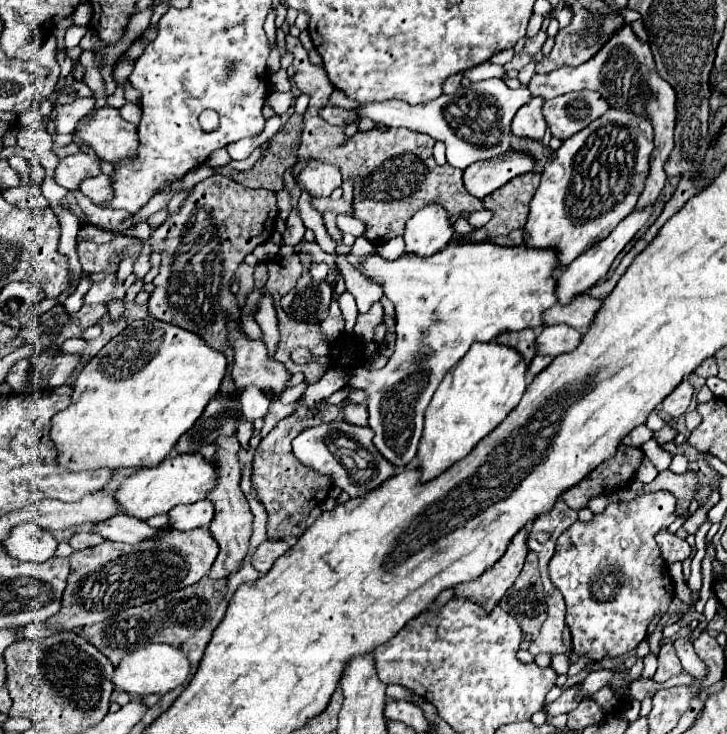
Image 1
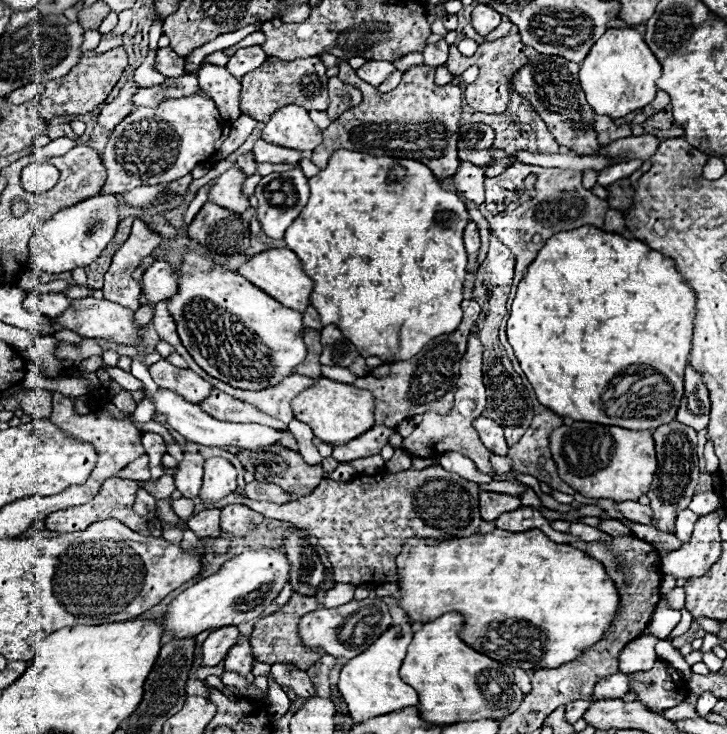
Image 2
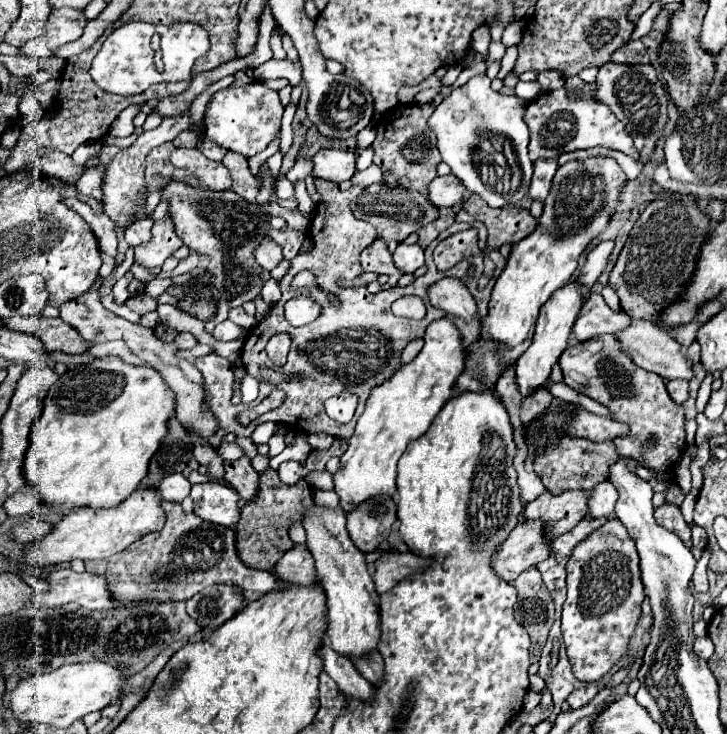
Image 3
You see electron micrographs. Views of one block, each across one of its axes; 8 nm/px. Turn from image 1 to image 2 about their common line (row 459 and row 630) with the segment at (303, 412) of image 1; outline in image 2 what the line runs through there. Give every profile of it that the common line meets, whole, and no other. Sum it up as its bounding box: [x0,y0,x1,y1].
[250,592,326,670]

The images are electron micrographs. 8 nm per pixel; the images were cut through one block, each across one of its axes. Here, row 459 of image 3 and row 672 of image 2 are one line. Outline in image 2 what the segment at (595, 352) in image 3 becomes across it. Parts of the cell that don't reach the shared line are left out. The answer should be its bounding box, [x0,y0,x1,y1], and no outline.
[626,660,688,712]

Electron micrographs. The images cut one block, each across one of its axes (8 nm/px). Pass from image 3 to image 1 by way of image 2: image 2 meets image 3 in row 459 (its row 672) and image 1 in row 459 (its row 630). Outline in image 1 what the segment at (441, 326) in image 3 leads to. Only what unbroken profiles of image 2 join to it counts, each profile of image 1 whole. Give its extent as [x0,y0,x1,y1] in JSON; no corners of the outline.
[350,244,556,466]

